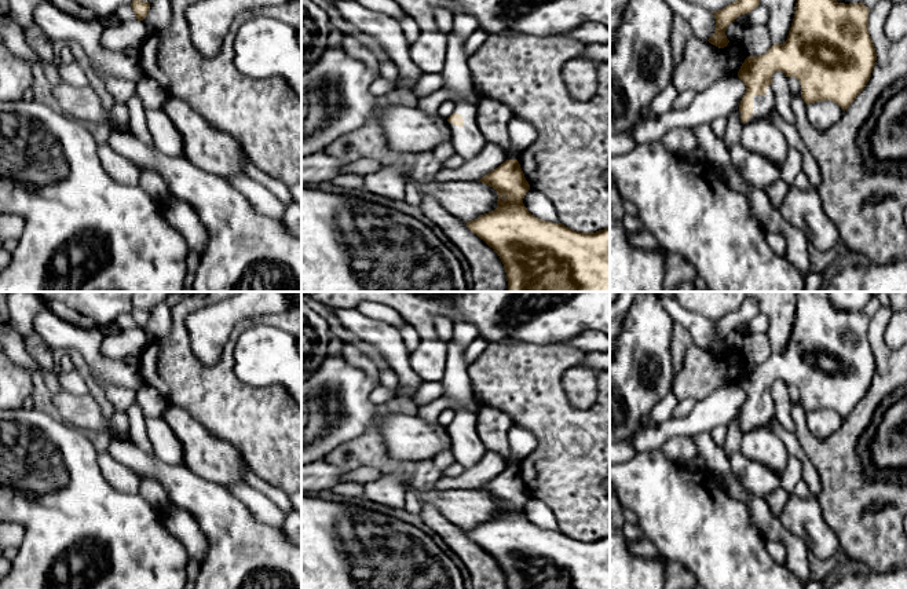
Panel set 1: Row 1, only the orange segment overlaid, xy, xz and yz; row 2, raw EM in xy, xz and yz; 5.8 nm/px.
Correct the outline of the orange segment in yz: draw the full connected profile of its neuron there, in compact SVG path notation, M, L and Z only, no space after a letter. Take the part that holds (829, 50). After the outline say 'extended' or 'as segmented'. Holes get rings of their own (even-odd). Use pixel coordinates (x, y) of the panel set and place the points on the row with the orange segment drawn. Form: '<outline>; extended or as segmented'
M797 0L787 40L783 44L773 44L764 55L747 56L738 72L738 77L746 85L739 103L742 122L772 121L775 96L771 84L775 72L783 72L786 77L796 77L800 81L801 98L807 105L831 100L845 111L868 83L877 61L867 28L868 12L864 3Z; extended

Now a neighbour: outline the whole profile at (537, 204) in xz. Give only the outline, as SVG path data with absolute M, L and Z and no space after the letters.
M530 189L523 198L523 204L535 217L545 222L560 223L551 200L546 198L542 193Z

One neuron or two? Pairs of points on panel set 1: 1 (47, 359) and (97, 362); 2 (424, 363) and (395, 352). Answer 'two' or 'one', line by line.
1: two
2: two

